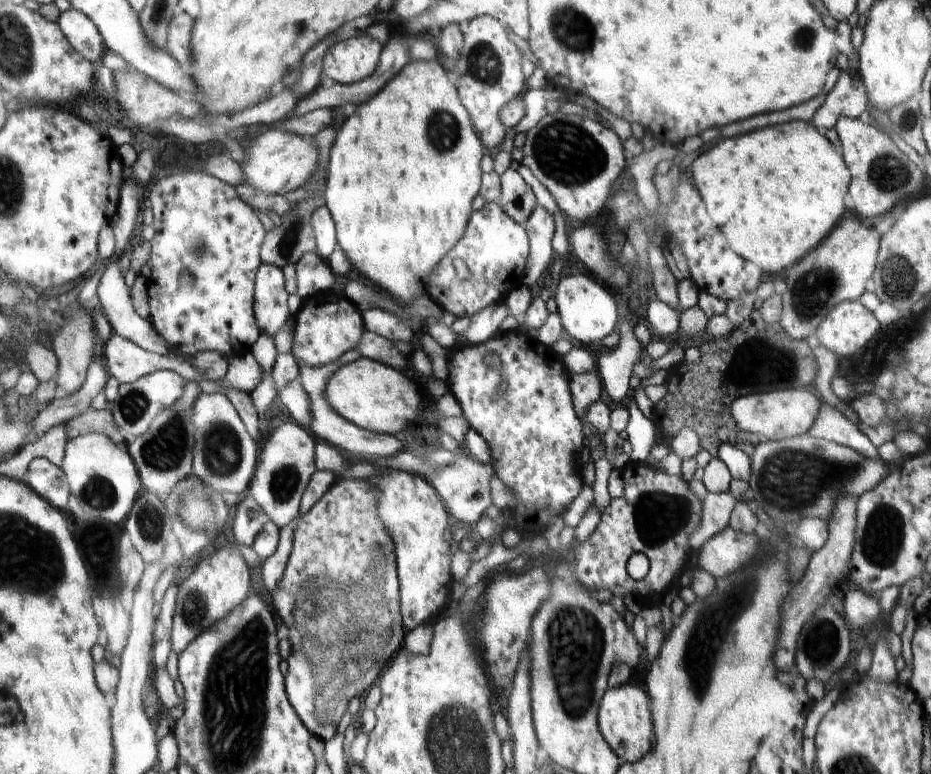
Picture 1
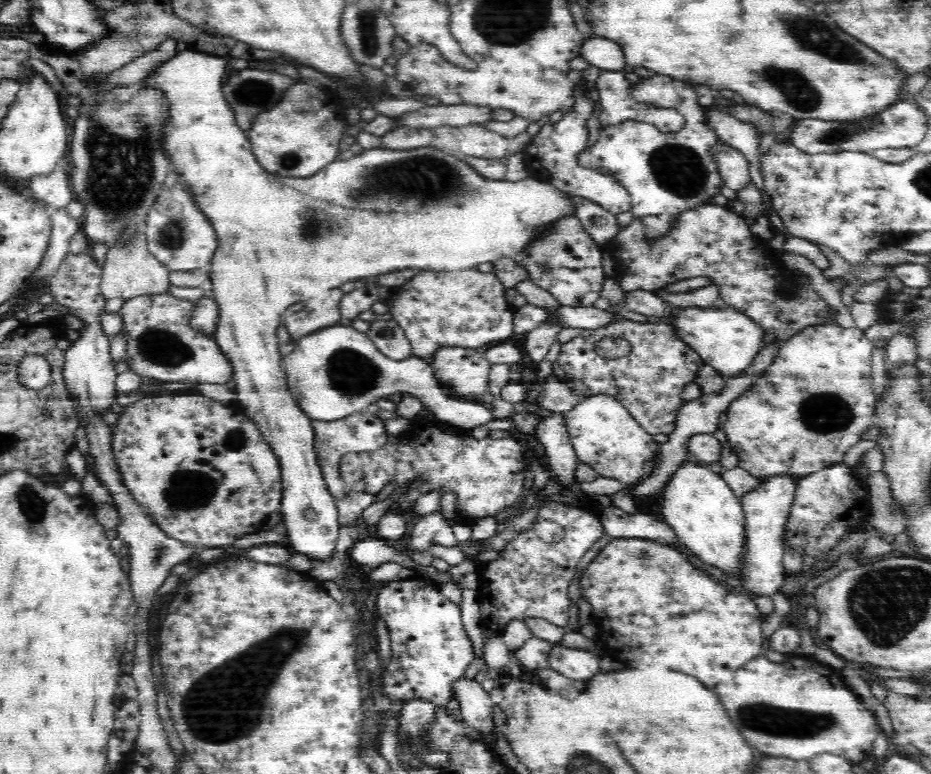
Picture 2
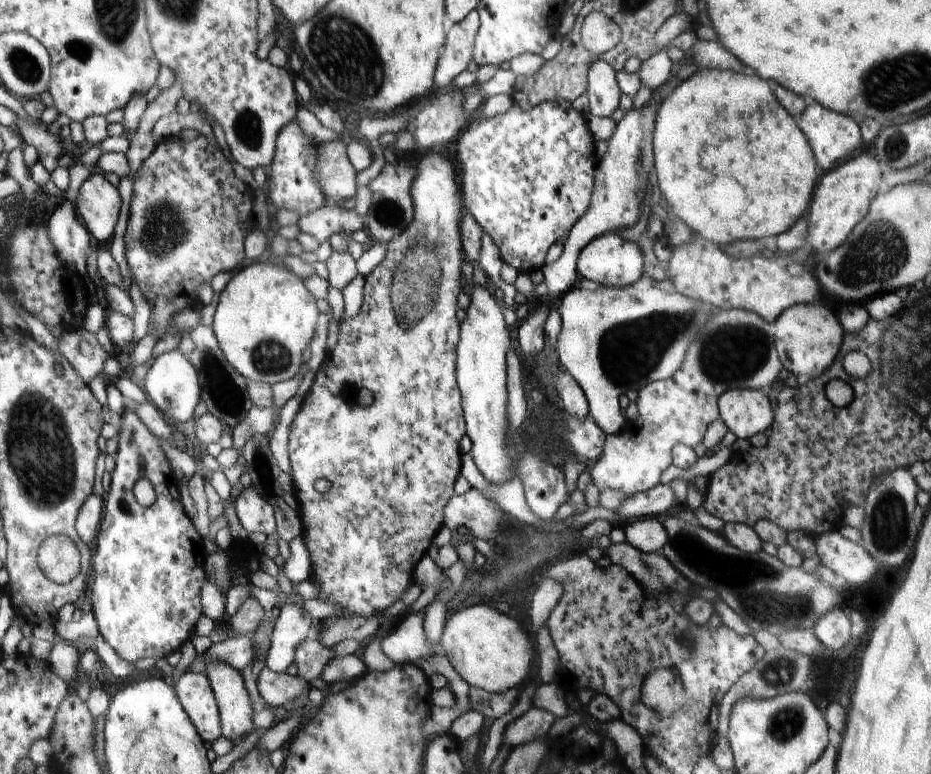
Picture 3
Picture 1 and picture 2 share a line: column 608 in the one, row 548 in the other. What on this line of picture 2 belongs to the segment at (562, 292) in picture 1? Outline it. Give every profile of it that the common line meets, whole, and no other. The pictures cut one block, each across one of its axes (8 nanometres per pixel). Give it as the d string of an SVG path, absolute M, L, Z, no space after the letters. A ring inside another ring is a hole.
M184 50L184 52L178 52L170 62L166 62L160 70L158 70L158 74L154 74L150 80L148 80L148 86L156 86L156 88L160 88L160 90L164 90L166 94L168 94L168 100L172 102L172 122L170 122L170 126L168 126L168 136L166 136L166 142L164 142L164 148L166 148L166 152L172 156L172 160L174 160L174 164L176 164L176 172L180 172L182 174L182 178L184 178L184 182L188 184L188 186L192 186L191 200L193 200L195 206L198 206L200 213L204 215L204 219L207 222L210 222L211 226L214 227L215 238L217 242L216 251L214 252L214 256L211 257L209 276L212 280L213 284L213 292L214 292L214 300L218 303L218 312L220 315L217 329L215 330L215 339L222 350L222 353L228 358L228 360L232 363L233 366L233 380L236 382L236 386L234 390L237 392L237 400L236 403L244 404L241 406L242 408L246 408L248 410L248 418L256 424L259 428L259 431L262 433L263 439L272 447L274 454L278 456L279 467L282 473L282 516L286 518L286 530L290 532L290 544L292 544L292 548L294 550L298 550L299 554L304 554L309 558L314 558L315 560L330 560L332 556L334 556L335 544L339 537L340 523L338 520L338 509L335 505L334 497L330 494L330 491L327 489L325 480L322 476L321 468L318 464L318 459L316 456L316 451L314 451L314 429L312 428L312 419L304 413L304 411L297 405L297 402L294 400L292 393L289 391L287 376L283 371L283 358L280 357L280 352L278 351L279 340L276 334L276 330L278 330L278 326L283 324L282 322L282 313L292 304L296 304L296 302L300 301L308 301L312 299L312 296L316 296L319 293L324 291L332 290L334 288L338 288L342 286L345 282L350 282L350 280L368 280L374 278L378 274L384 274L388 272L392 272L395 270L400 270L402 268L416 268L419 270L427 270L430 271L462 271L466 269L471 269L472 267L476 267L478 264L482 263L492 263L494 260L498 260L501 257L509 257L512 258L517 252L525 249L525 246L536 236L539 235L544 229L548 228L552 222L556 222L556 220L560 220L562 216L576 216L576 206L572 206L570 199L568 199L567 195L572 195L572 193L566 193L562 191L562 189L558 189L555 185L550 184L548 181L540 180L538 178L534 178L533 176L524 177L522 180L518 181L509 181L508 179L504 180L494 180L487 179L482 175L478 174L478 171L471 170L470 166L466 166L466 163L462 162L457 158L457 154L452 154L446 152L444 150L439 150L438 148L420 148L415 150L387 150L386 148L372 148L372 150L364 150L362 154L358 154L358 156L348 155L345 158L338 158L337 161L332 162L330 164L326 164L320 172L316 172L312 174L312 176L288 176L288 178L280 178L280 176L272 176L268 170L262 168L262 165L257 161L257 157L252 151L251 143L249 142L247 132L243 131L235 121L234 112L232 109L228 108L228 104L226 104L226 100L224 100L224 92L220 90L220 88L224 88L222 86L222 82L224 82L224 76L226 76L226 66L228 66L228 60L224 58L218 58L218 56L210 56L210 54L200 54L200 52L192 52L192 50ZM308 508L312 508L314 512L316 512L316 516L318 518L314 518L314 520L308 520L308 518L302 518L304 516L304 510L308 510Z

